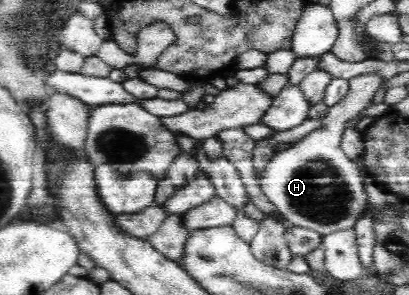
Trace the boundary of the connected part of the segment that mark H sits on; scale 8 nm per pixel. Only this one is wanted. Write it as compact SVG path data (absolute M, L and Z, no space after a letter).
M376 75L351 78L346 96L328 108L322 119L323 127L294 143L292 148L287 146L272 160L272 164L268 164L261 190L290 227L312 230L323 238L341 230L354 229L356 222L366 214L364 171L341 150L341 137L345 125L371 105L381 83L384 80Z

